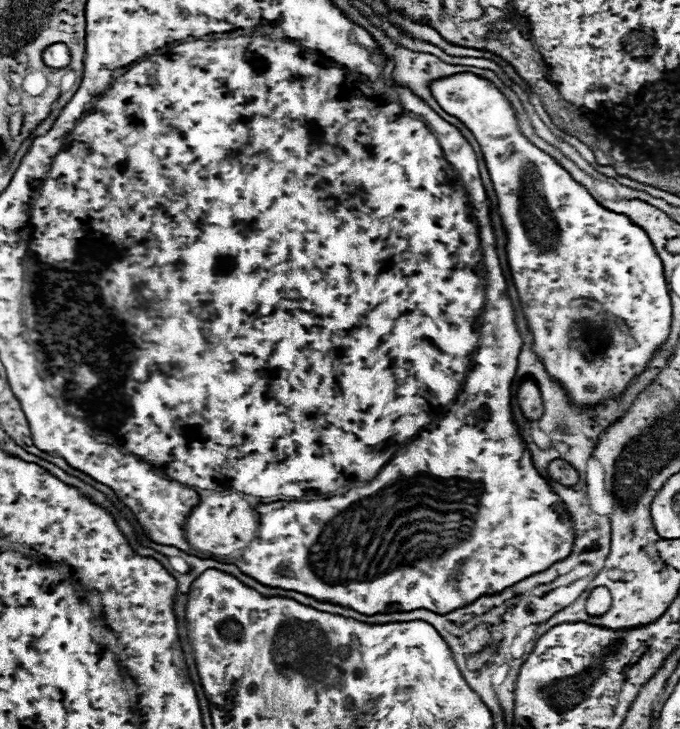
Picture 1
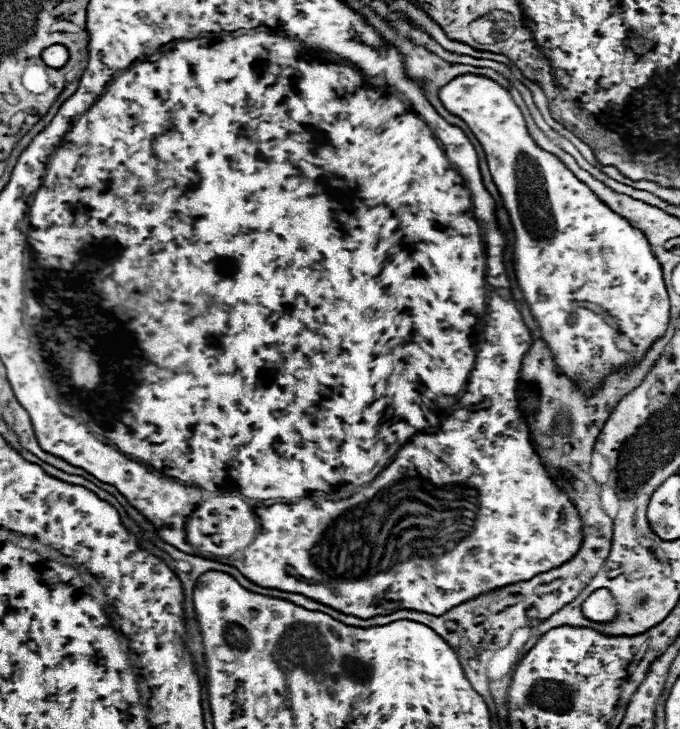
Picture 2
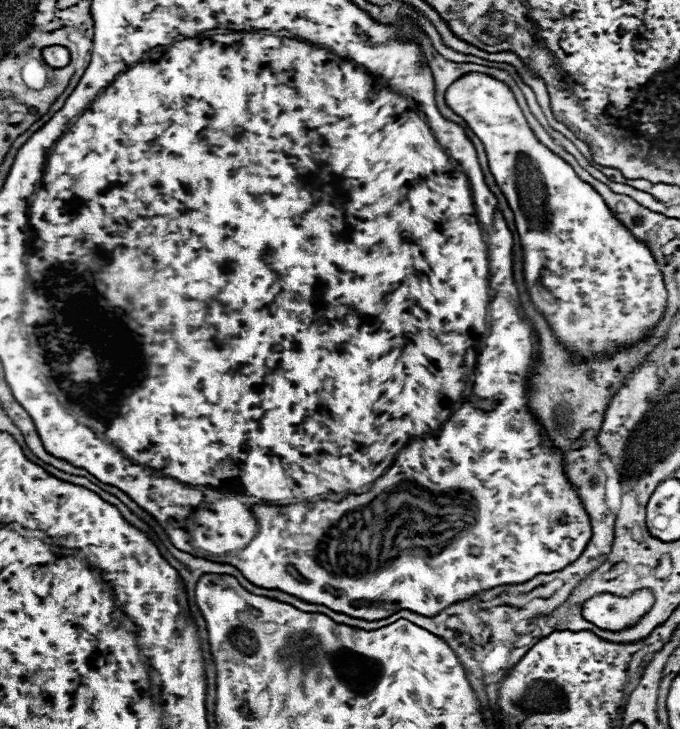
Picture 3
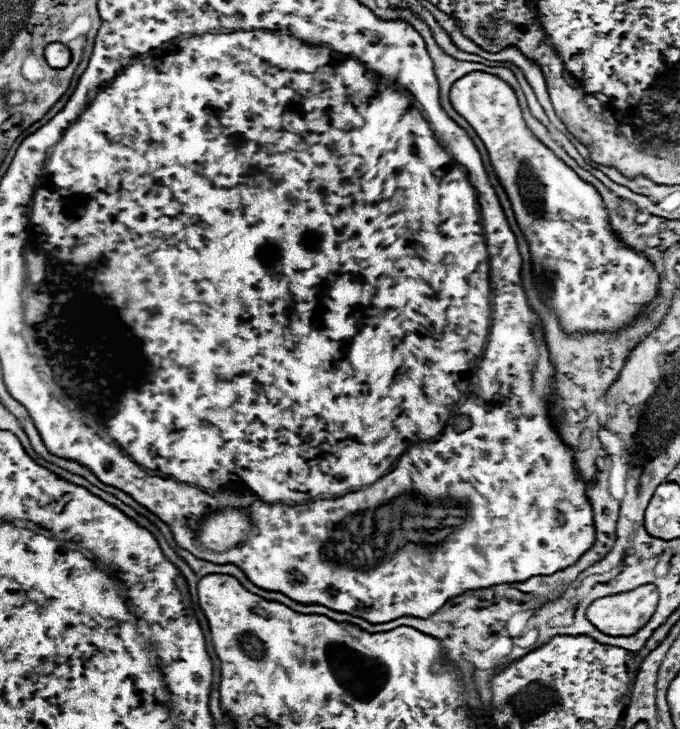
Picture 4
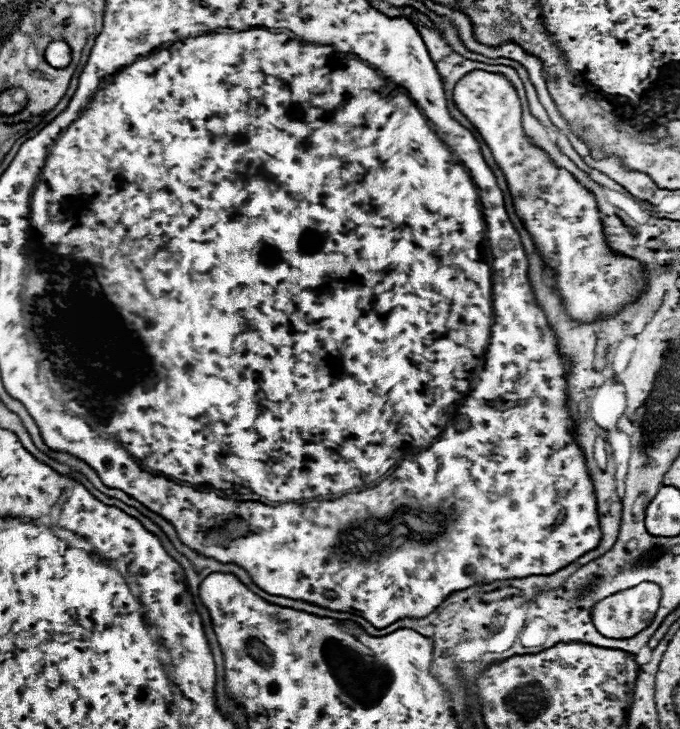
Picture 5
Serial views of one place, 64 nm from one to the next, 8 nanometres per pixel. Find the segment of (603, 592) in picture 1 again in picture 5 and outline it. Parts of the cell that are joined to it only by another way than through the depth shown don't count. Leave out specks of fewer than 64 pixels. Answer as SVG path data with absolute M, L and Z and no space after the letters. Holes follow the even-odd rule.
M652 582L638 584L634 588L612 594L612 596L600 600L598 604L594 604L592 622L594 622L596 630L602 636L608 636L608 638L632 638L652 622L658 606L660 606L660 598L662 598L662 592L660 592L660 588L656 584L652 584Z

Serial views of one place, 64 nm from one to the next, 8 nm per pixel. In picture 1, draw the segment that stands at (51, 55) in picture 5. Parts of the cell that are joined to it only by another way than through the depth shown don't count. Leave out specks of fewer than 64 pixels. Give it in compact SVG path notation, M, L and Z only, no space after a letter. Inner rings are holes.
M58 42L58 44L52 44L44 50L42 54L42 60L48 68L66 68L70 64L70 50L66 44Z

